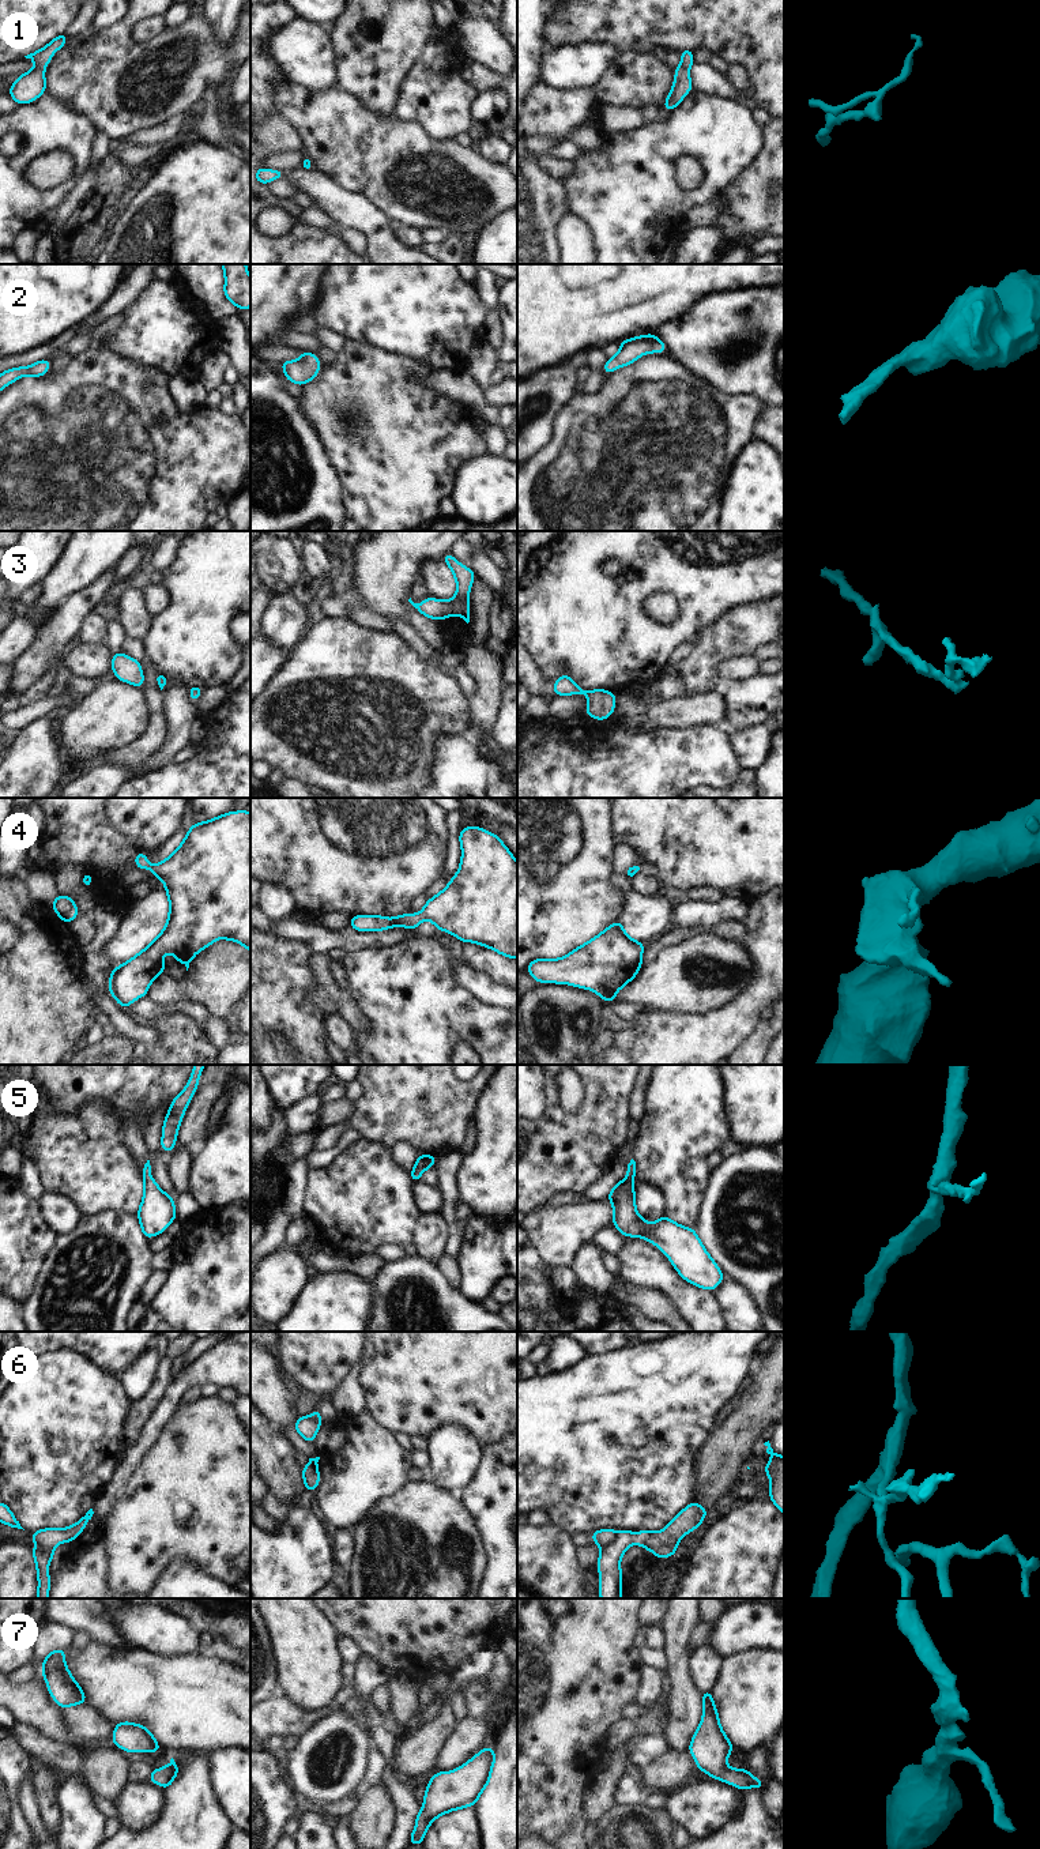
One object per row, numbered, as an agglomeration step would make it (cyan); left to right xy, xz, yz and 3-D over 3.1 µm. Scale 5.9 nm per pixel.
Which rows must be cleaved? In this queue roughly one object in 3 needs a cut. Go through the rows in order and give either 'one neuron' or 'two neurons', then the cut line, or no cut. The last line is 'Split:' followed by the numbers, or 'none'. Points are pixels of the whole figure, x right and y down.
1: one neuron | no cut
2: one neuron | no cut
3: one neuron | no cut
4: one neuron | no cut
5: one neuron | no cut
6: two neurons | yz (618, 1532), (611, 1541), (600, 1548)
7: one neuron | no cut
Split: 6

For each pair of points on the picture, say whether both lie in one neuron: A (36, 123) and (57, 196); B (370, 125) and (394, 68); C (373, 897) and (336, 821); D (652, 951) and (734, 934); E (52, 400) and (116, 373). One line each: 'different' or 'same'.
A: same
B: different
C: same
D: same
E: same

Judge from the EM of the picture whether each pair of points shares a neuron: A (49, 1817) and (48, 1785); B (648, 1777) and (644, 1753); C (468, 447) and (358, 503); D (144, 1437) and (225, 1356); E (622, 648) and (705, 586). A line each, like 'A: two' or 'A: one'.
A: one
B: two
C: one
D: one
E: one

